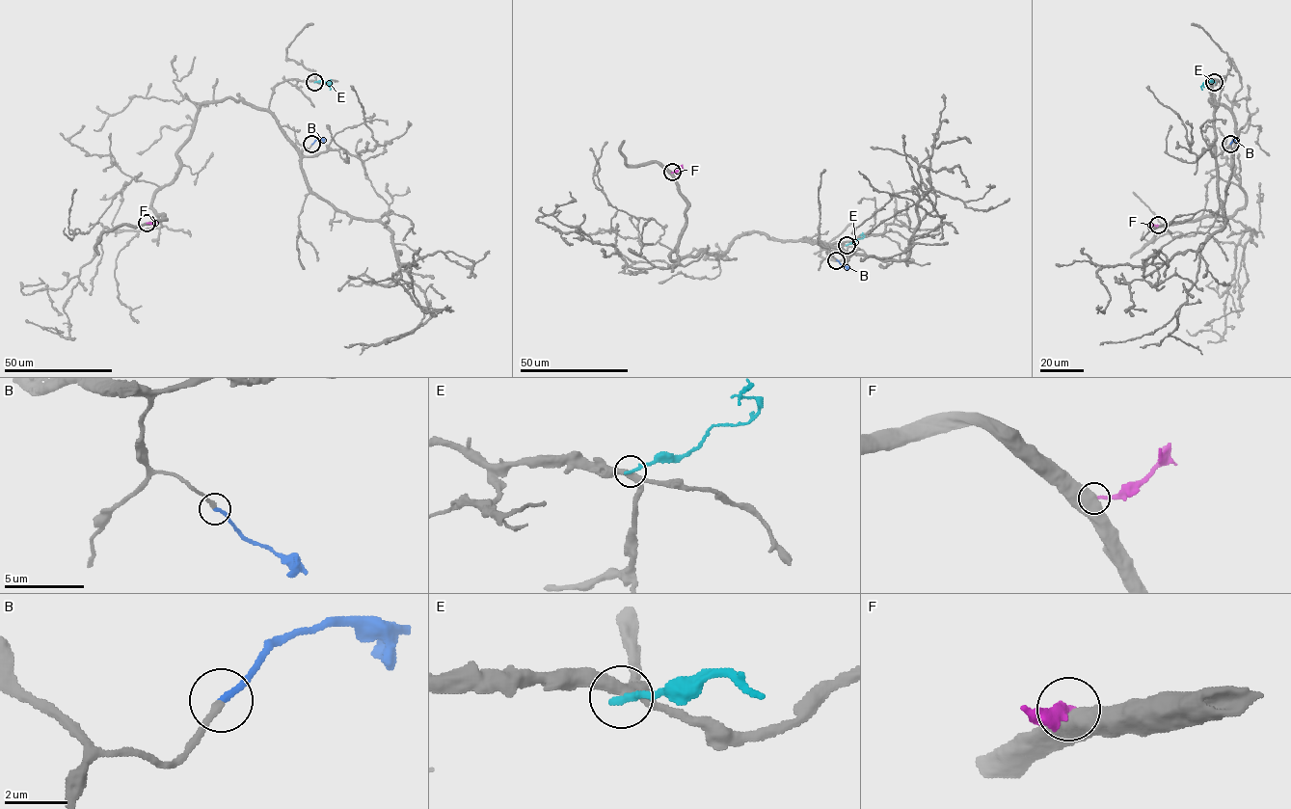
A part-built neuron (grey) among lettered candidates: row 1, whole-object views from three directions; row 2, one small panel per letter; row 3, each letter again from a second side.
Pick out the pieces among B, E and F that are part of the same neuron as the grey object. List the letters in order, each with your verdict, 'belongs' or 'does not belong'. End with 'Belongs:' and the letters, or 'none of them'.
B: belongs
E: does not belong
F: does not belong
Belongs: B

